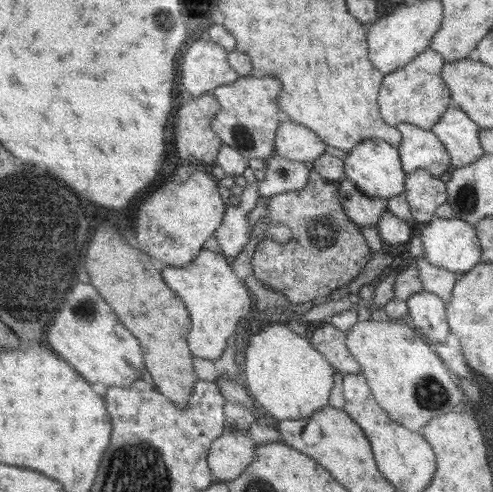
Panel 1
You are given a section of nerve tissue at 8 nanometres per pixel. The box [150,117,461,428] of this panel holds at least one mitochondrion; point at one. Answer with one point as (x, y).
(429, 393)

